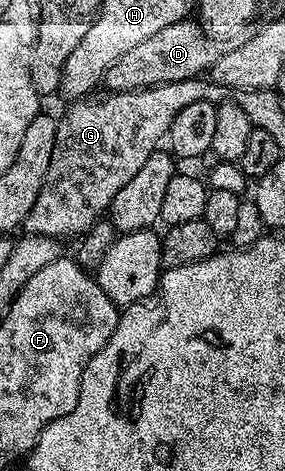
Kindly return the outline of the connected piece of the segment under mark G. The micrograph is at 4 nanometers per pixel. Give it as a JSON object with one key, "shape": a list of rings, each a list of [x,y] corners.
{"shape":[[[201,77],[154,85],[152,88],[134,89],[132,92],[110,93],[100,102],[96,97],[71,102],[63,117],[57,120],[56,142],[52,149],[48,174],[45,175],[45,183],[37,195],[35,206],[25,217],[23,230],[30,235],[55,239],[81,236],[109,210],[116,192],[140,171],[148,156],[161,146],[159,143],[167,138],[176,114],[190,103],[206,101],[219,105],[229,100],[231,95],[230,89],[209,83]]]}

